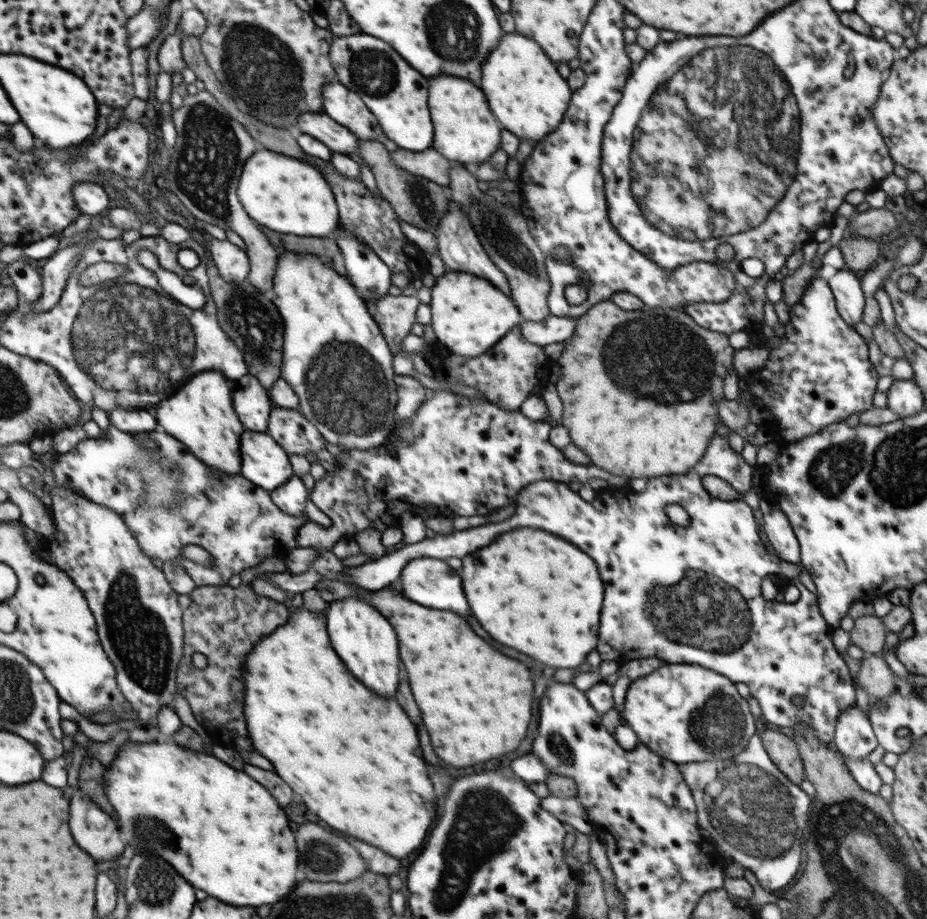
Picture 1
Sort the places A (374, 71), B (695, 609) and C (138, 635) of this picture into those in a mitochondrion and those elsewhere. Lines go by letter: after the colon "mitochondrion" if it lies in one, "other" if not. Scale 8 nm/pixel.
A: mitochondrion
B: mitochondrion
C: mitochondrion

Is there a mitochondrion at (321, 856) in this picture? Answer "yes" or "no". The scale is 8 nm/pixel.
yes

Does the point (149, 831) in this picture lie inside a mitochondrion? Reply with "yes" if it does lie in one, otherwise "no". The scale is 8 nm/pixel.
yes

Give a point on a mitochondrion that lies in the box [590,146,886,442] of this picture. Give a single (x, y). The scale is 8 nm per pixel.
(671, 364)

